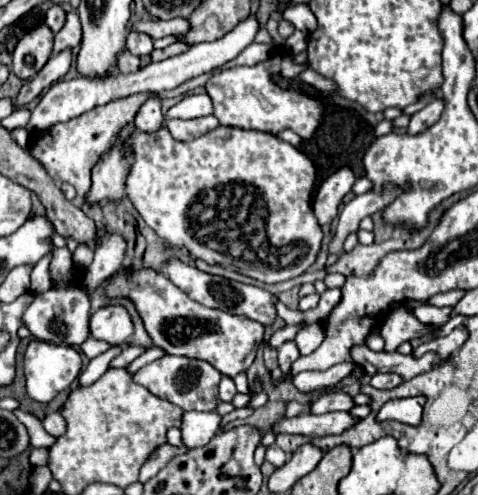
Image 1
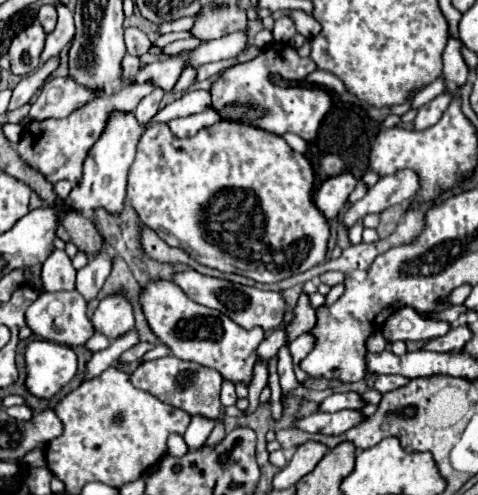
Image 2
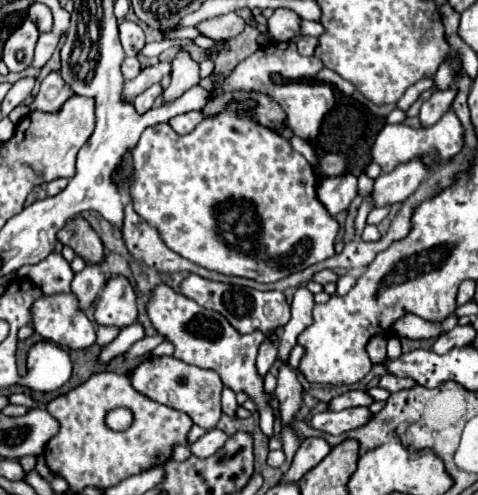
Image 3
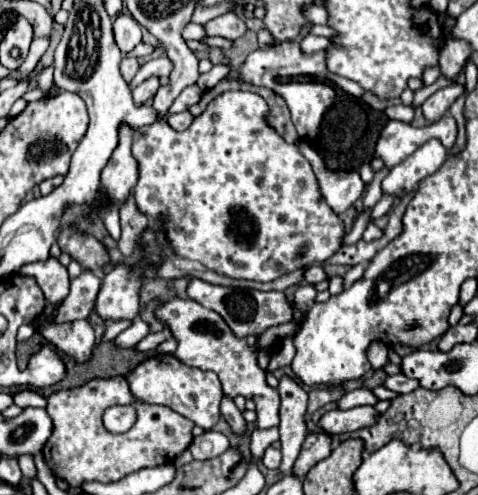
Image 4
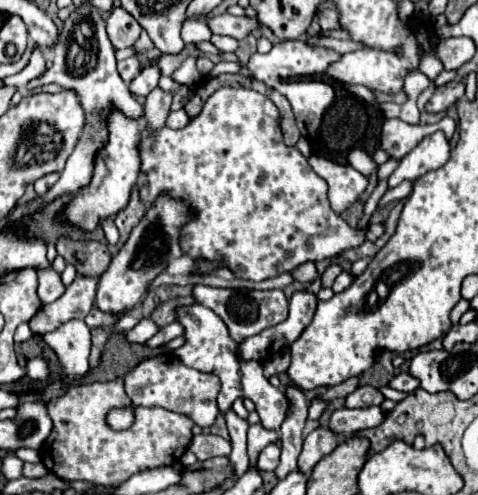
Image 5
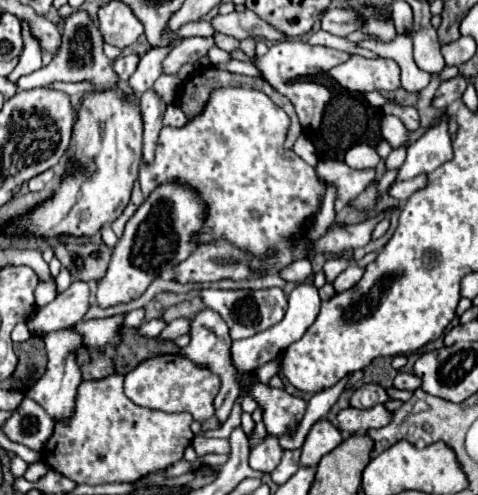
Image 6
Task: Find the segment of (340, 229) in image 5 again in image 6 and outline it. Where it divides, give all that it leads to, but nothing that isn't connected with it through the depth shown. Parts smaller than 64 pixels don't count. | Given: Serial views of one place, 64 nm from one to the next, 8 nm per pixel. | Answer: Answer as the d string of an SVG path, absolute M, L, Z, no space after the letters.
M218 88L210 94L210 100L204 108L204 112L196 118L192 118L182 128L168 128L164 126L160 130L156 156L150 164L140 166L140 186L144 196L148 198L160 184L166 182L180 182L186 186L192 186L194 192L198 192L200 200L206 204L206 218L202 222L202 228L198 230L198 244L208 244L214 240L228 240L232 246L242 250L244 254L250 254L250 270L264 274L278 274L282 268L292 264L292 260L308 258L306 244L312 246L316 254L340 254L346 250L362 248L370 242L372 228L382 220L388 212L368 218L358 224L332 224L324 236L316 240L308 240L308 228L310 218L320 212L322 196L326 194L326 184L316 176L314 168L306 164L294 150L284 148L286 132L288 132L290 120L282 108L278 108L264 92L254 88Z

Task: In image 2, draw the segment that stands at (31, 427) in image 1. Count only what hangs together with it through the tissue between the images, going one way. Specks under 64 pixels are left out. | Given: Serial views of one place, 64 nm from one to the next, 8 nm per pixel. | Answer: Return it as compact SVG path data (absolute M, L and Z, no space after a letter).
M12 406L12 408L6 408L6 412L18 420L32 420L34 418L34 412L28 406Z

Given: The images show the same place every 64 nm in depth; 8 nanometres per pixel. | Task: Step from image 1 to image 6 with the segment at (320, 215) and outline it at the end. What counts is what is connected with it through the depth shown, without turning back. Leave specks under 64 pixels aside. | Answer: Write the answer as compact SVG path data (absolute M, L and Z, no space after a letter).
M322 160L316 166L316 172L320 178L326 180L326 184L332 184L336 188L336 202L334 210L340 212L350 204L358 194L364 192L364 188L374 180L374 170L352 170L344 162L336 160Z

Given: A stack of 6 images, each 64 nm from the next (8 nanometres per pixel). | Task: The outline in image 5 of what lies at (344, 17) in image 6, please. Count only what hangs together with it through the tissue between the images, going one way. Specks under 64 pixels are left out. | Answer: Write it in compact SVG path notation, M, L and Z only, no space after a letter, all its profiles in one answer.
M334 8L320 10L320 12L318 12L318 24L320 24L322 30L340 28L340 24L338 24L338 16L336 16L336 10L334 10Z

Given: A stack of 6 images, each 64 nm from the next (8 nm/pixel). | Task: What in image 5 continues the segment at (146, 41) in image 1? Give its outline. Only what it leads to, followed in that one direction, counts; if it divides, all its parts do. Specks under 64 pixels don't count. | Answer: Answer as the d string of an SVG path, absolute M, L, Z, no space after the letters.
M114 8L110 12L110 16L106 18L106 28L114 48L134 46L134 42L140 38L142 32L140 24L124 8Z

